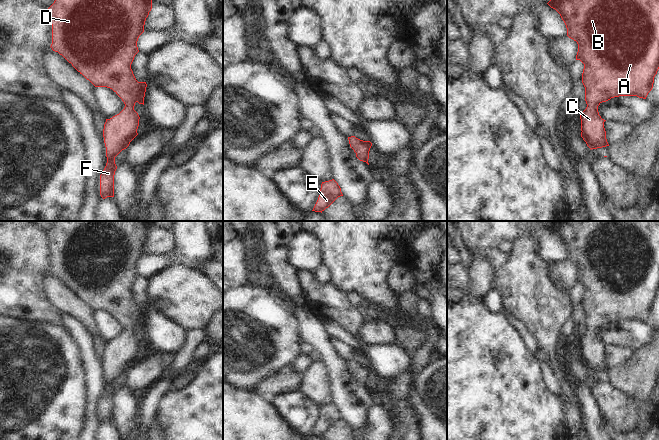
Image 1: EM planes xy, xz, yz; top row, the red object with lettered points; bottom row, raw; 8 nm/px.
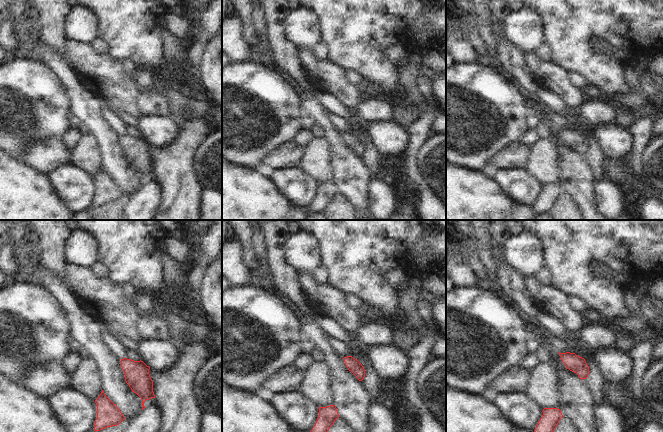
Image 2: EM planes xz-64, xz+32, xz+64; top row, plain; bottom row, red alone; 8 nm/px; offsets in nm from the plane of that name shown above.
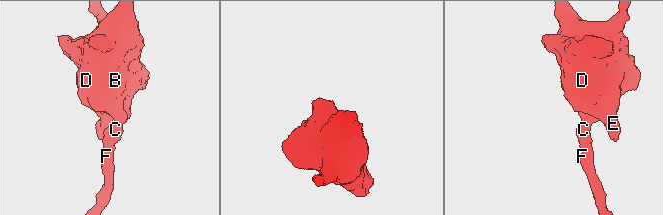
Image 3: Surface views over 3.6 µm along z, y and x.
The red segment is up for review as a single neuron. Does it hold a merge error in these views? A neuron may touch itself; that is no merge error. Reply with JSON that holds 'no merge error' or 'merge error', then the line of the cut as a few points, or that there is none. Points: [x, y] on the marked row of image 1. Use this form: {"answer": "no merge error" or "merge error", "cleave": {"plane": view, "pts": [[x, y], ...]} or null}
{"answer": "no merge error", "cleave": null}

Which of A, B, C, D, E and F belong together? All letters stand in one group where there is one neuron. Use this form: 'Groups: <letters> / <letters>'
Groups: A B C D E F.

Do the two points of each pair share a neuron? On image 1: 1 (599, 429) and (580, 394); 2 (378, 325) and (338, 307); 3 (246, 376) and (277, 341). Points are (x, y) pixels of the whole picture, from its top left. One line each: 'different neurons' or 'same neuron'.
1: same neuron
2: different neurons
3: same neuron

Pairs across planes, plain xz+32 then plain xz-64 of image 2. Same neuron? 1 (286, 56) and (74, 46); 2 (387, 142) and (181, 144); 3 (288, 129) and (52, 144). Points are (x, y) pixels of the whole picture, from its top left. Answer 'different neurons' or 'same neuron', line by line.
1: different neurons
2: different neurons
3: different neurons

